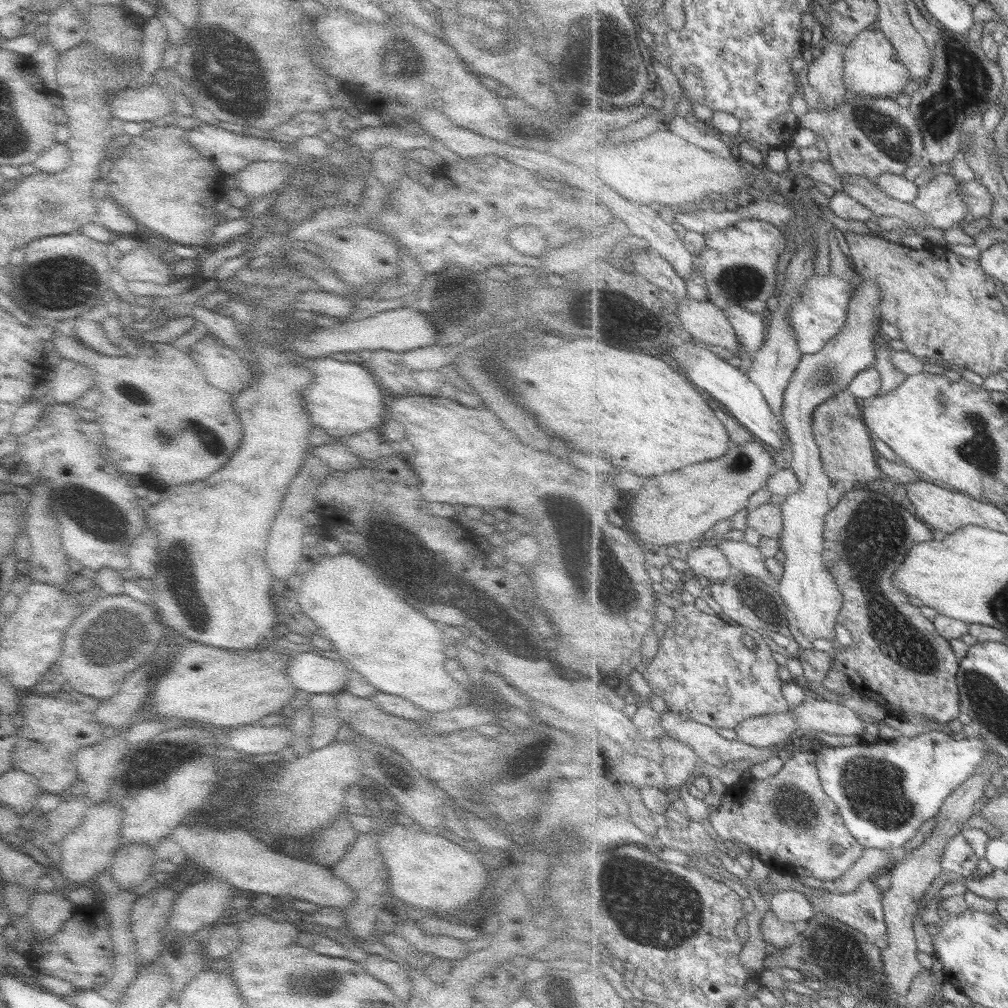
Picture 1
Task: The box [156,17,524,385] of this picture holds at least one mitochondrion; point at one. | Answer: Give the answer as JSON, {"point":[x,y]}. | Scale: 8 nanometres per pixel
{"point":[231,77]}

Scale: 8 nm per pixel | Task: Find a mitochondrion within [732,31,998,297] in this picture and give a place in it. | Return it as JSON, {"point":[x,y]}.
{"point":[969,82]}

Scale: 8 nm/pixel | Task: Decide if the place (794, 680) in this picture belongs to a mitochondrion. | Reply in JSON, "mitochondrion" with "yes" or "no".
{"mitochondrion":"no"}

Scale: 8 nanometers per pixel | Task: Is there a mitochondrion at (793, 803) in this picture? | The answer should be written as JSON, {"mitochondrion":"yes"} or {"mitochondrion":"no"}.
{"mitochondrion":"yes"}

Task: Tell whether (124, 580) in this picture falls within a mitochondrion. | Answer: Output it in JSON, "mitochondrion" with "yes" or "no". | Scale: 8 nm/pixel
{"mitochondrion":"no"}

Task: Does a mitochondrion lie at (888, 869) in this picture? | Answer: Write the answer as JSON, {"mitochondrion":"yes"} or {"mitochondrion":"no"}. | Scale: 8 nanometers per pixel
{"mitochondrion":"no"}

